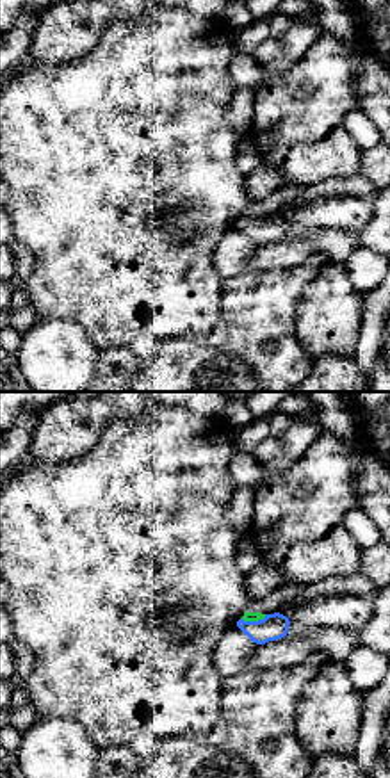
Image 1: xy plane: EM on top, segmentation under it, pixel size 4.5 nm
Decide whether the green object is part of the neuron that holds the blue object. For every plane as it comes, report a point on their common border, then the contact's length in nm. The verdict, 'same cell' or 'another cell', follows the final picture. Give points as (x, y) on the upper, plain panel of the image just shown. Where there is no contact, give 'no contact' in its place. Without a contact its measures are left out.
(253, 223) | 120 nm

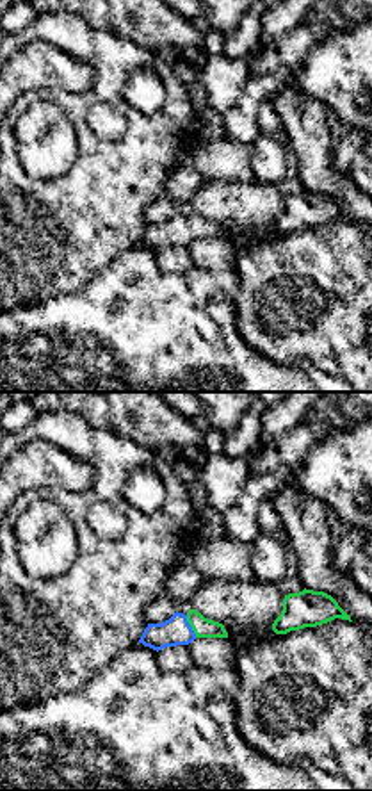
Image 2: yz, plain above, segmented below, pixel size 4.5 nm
(189, 227) | 120 nm

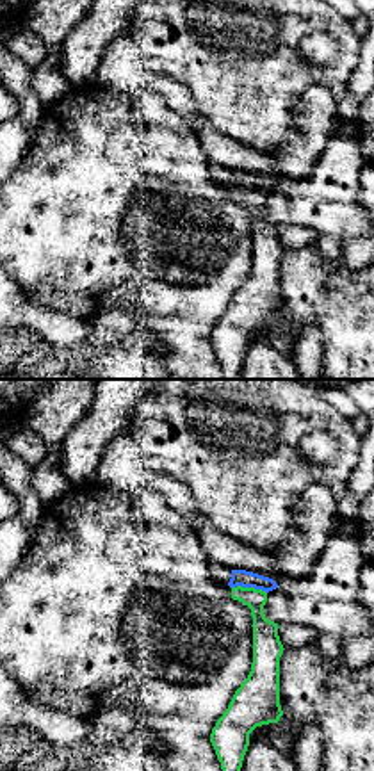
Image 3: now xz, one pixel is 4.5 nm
(250, 187) | 160 nm

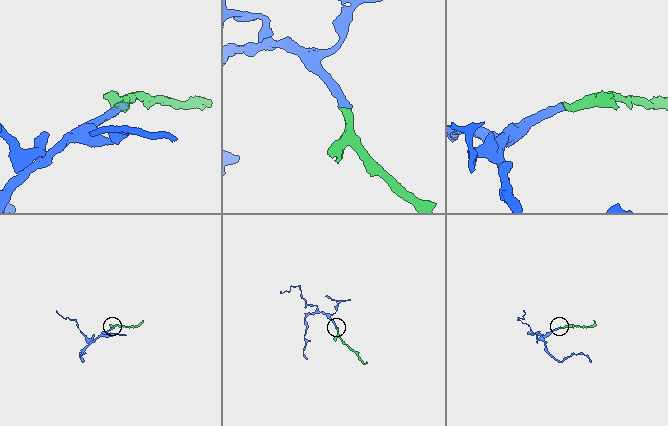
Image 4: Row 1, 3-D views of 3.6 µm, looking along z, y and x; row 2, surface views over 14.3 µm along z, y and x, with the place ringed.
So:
same cell

